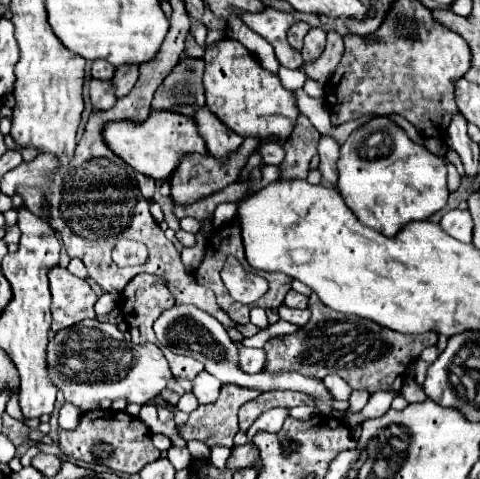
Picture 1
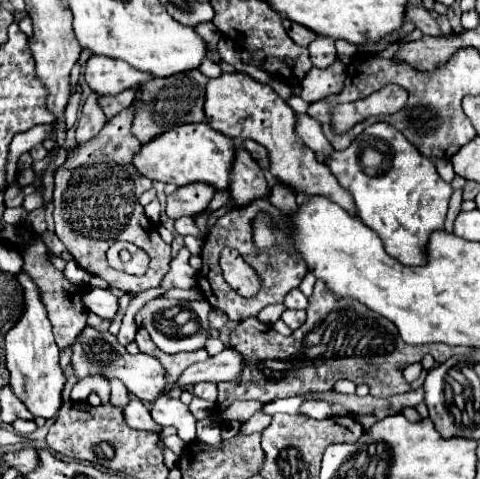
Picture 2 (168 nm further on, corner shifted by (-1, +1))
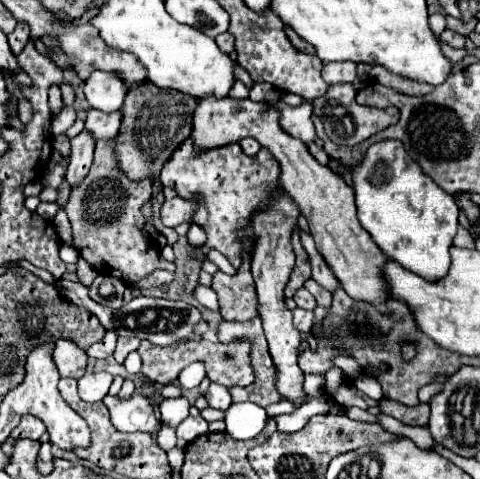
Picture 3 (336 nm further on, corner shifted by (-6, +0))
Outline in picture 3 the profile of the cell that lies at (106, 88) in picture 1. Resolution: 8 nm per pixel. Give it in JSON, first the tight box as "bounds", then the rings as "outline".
{"bounds":[66,132,94,188],"outline":[[[82,132],[76,138],[72,138],[70,144],[72,144],[72,154],[68,158],[70,164],[68,164],[66,180],[74,188],[74,186],[78,186],[84,180],[84,176],[88,174],[88,170],[92,166],[94,140],[92,140],[92,136],[88,132]]]}

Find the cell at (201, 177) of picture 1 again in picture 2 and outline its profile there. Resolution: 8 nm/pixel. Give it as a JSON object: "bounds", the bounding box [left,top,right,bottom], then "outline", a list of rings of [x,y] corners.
{"bounds":[165,183,215,219],"outline":[[[209,183],[183,185],[183,187],[177,187],[177,191],[173,191],[167,197],[165,211],[171,219],[183,217],[183,215],[195,215],[195,213],[207,209],[213,195],[215,195],[215,189],[211,189]]]}

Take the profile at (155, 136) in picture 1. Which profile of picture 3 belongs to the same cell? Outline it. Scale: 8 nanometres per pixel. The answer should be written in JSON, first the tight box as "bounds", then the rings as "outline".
{"bounds":[160,140,284,268],"outline":[[[192,140],[182,142],[180,148],[176,148],[176,152],[172,154],[170,162],[160,172],[162,186],[176,188],[180,198],[198,202],[192,222],[206,232],[208,240],[202,246],[202,256],[190,254],[190,258],[206,258],[206,252],[210,248],[216,248],[236,268],[240,268],[242,250],[252,250],[252,236],[246,232],[246,228],[248,224],[252,224],[254,214],[266,210],[276,198],[284,196],[278,180],[280,164],[266,148],[262,148],[254,158],[246,156],[240,144],[228,144],[210,152],[196,154]]]}

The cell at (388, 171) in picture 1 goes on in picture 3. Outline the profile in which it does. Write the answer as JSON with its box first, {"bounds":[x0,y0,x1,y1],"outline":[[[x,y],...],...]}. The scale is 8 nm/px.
{"bounds":[328,140,458,282],"outline":[[[398,140],[372,144],[358,166],[344,166],[338,160],[330,160],[328,166],[334,172],[348,170],[352,174],[358,220],[390,260],[428,282],[446,276],[450,268],[452,240],[458,232],[458,206],[452,194],[444,192],[434,180],[424,176],[422,168],[410,160]]]}

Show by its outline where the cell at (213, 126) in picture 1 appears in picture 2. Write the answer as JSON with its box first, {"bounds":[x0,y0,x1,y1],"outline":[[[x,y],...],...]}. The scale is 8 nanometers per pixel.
{"bounds":[229,145,269,205],"outline":[[[237,145],[235,149],[235,161],[229,179],[231,179],[229,185],[231,195],[237,201],[237,205],[247,205],[253,199],[269,195],[261,167],[257,165],[255,159],[251,159],[251,155],[247,153],[247,149],[243,149],[243,145]]]}

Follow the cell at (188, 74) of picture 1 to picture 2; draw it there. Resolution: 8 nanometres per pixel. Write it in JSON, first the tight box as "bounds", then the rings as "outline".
{"bounds":[133,69,207,143],"outline":[[[195,69],[195,71],[183,71],[179,75],[171,75],[167,79],[153,79],[149,83],[143,83],[143,95],[141,103],[135,109],[135,121],[133,121],[133,135],[141,141],[147,143],[153,137],[169,131],[175,125],[181,123],[201,123],[205,121],[203,113],[203,103],[205,103],[205,85],[207,77]]]}

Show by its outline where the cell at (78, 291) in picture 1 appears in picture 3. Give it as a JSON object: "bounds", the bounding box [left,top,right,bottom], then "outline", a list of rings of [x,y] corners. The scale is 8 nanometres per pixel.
{"bounds":[52,340,88,380],"outline":[[[58,340],[52,356],[54,356],[54,362],[56,362],[60,376],[72,376],[76,380],[84,376],[88,356],[82,348],[72,344],[70,340]]]}

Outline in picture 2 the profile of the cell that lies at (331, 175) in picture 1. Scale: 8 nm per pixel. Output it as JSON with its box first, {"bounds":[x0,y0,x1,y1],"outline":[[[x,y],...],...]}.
{"bounds":[297,115,335,157],"outline":[[[299,115],[299,123],[297,123],[297,133],[299,137],[305,141],[307,147],[311,147],[313,151],[321,151],[325,157],[329,157],[335,149],[331,147],[331,143],[327,141],[327,137],[323,135],[321,123],[315,121],[309,115]]]}

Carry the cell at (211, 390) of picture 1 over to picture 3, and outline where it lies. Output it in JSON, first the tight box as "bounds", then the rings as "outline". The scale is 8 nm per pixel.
{"bounds":[206,384,232,410],"outline":[[[210,384],[208,392],[206,392],[206,400],[216,410],[228,410],[230,404],[232,404],[230,392],[224,386],[220,386],[220,384]]]}

